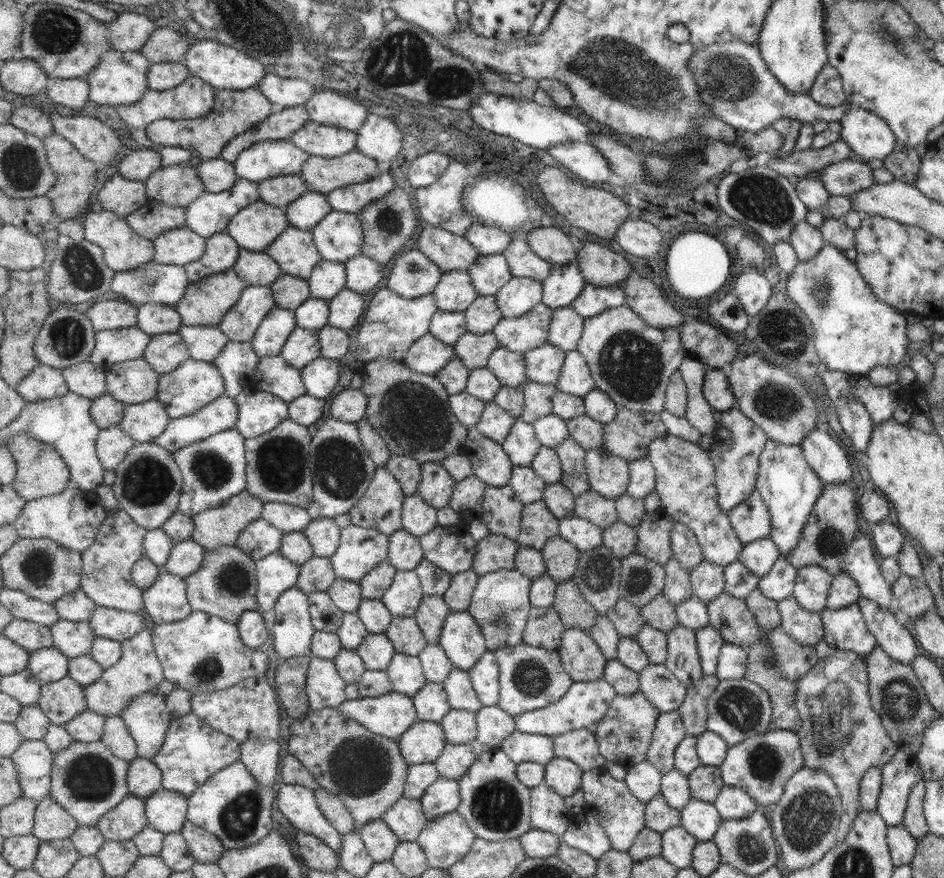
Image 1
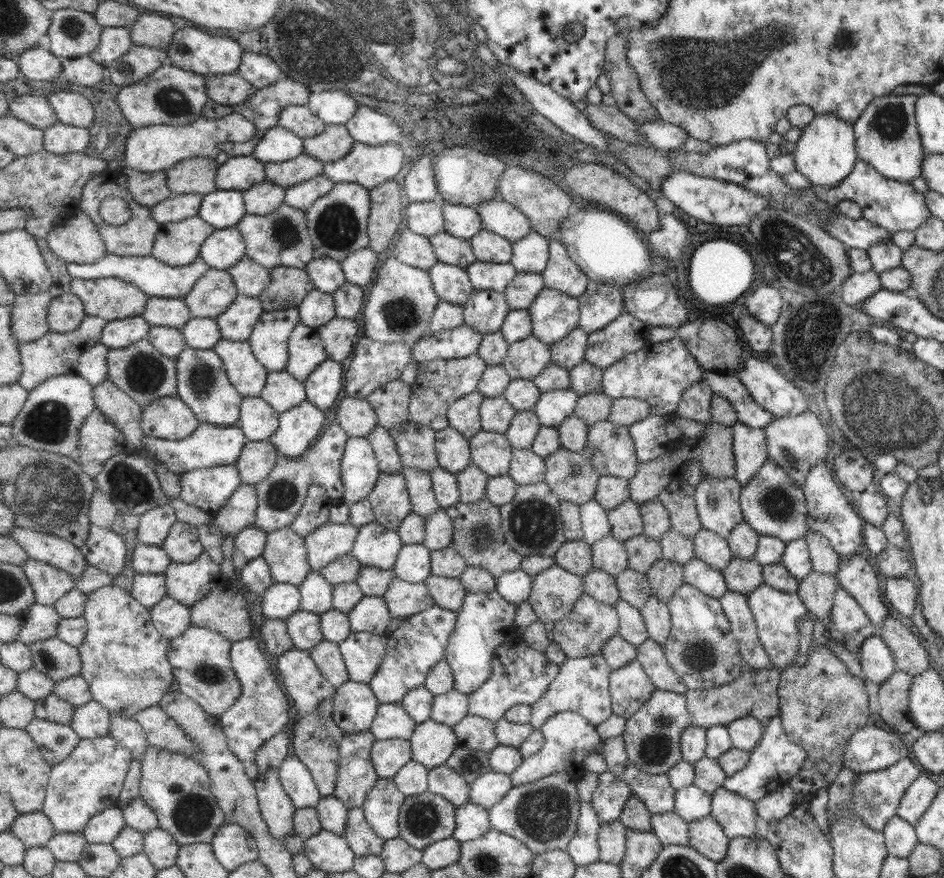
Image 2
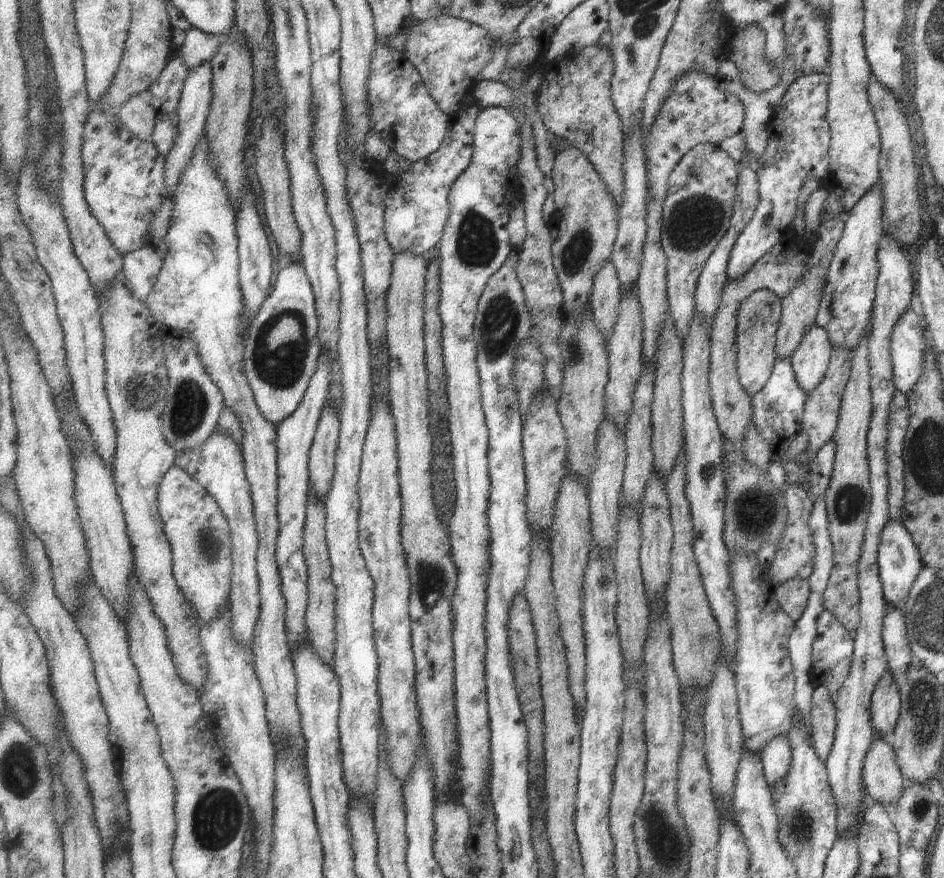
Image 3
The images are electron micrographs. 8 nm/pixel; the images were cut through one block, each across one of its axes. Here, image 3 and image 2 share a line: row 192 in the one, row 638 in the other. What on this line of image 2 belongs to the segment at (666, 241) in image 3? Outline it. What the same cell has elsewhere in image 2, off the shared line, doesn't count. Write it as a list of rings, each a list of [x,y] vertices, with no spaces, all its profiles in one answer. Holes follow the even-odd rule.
[[[684,583],[668,602],[672,612],[672,631],[664,642],[664,653],[689,689],[713,688],[734,682],[742,672],[738,642],[731,632],[728,617],[724,615],[720,601],[707,596],[700,589]]]

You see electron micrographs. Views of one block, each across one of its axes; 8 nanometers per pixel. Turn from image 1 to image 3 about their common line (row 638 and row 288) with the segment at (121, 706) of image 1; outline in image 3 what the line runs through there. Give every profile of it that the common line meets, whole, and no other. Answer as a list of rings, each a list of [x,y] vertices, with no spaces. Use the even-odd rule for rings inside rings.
[[[147,245],[124,256],[126,284],[132,289],[134,297],[146,304],[163,265],[164,258],[153,245]]]

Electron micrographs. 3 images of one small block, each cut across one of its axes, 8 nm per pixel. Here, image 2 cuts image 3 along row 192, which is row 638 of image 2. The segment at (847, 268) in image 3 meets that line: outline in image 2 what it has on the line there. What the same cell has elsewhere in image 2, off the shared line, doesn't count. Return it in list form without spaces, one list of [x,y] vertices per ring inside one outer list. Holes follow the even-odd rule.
[[[877,633],[861,641],[858,653],[860,672],[864,679],[879,684],[894,671],[891,651]]]

